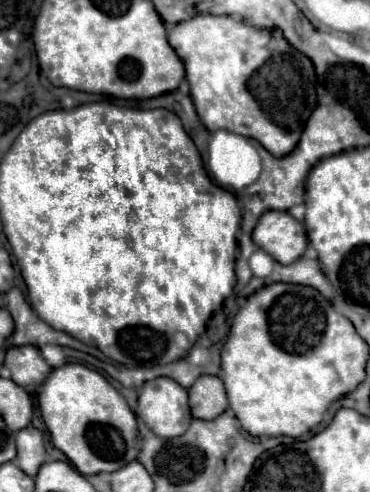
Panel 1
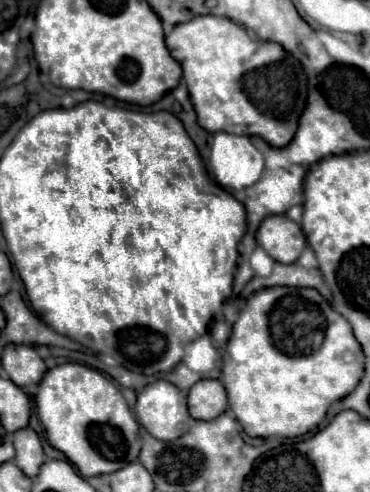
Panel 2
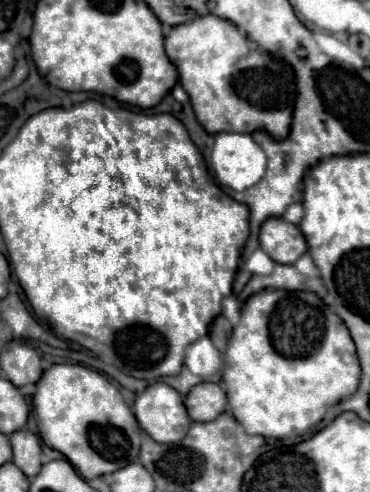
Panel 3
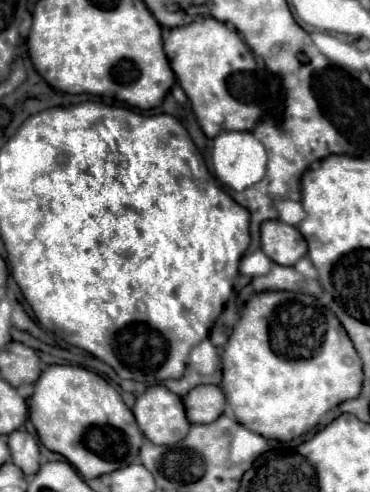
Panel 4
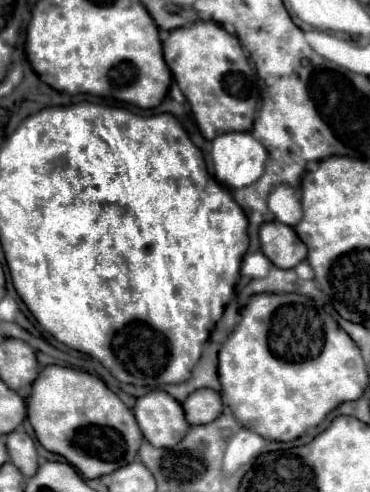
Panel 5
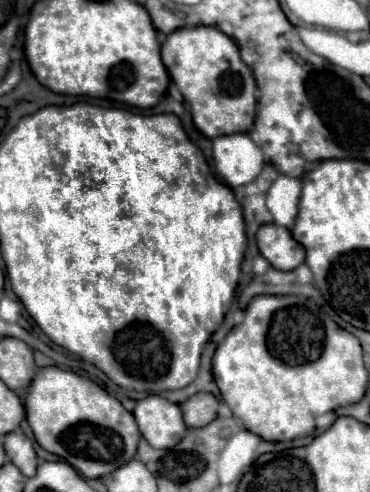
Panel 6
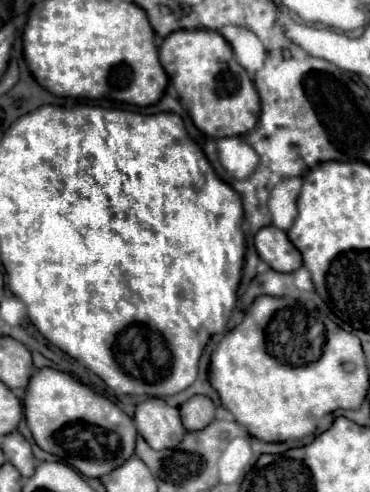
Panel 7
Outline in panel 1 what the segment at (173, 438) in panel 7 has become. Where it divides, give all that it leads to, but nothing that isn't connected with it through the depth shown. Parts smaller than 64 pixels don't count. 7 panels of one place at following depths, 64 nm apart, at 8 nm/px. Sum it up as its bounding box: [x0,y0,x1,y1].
[136,376,190,438]

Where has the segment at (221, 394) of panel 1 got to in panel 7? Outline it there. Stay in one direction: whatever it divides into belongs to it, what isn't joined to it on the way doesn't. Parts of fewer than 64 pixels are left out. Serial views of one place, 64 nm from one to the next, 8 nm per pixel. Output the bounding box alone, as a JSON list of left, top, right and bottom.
[180,396,214,430]

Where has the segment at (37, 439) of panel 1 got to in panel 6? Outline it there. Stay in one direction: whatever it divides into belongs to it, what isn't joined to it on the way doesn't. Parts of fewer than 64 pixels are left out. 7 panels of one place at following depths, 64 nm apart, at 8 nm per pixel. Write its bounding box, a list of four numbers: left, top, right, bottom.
[2,428,36,476]

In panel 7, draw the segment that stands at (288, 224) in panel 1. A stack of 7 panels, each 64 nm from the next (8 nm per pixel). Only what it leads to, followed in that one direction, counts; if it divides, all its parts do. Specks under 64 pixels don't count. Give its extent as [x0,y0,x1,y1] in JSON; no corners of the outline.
[254,226,302,272]

